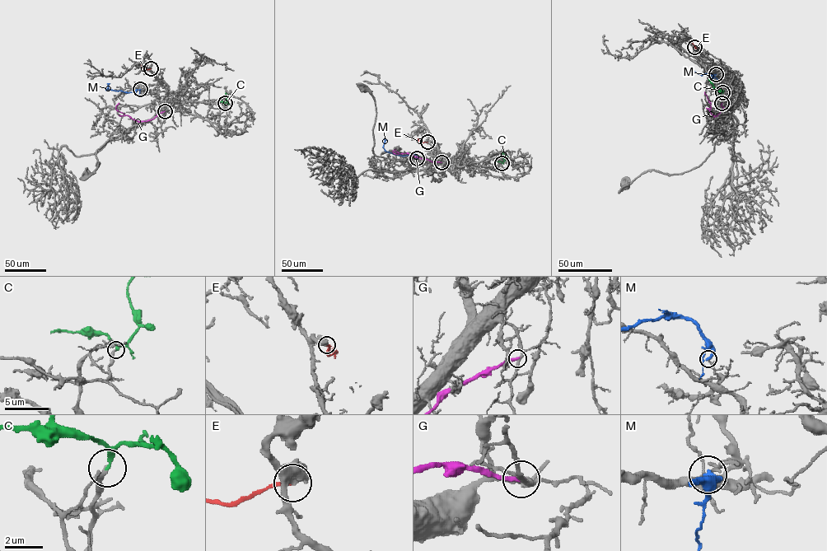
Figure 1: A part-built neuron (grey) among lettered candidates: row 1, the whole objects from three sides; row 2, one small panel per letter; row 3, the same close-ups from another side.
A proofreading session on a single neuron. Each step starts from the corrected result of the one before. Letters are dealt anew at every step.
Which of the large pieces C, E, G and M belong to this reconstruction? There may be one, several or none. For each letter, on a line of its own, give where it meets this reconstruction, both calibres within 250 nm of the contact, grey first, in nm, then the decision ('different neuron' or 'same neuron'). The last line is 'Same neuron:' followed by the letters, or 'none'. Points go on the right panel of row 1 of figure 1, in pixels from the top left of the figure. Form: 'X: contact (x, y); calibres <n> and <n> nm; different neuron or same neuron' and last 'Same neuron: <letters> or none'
C: contact (722, 92); calibres 220 and 200 nm; same neuron
E: contact (694, 47); calibres 600 and 190 nm; different neuron
G: contact (721, 103); calibres 220 and 240 nm; different neuron
M: contact (716, 74); calibres 150 and 260 nm; different neuron
Same neuron: C

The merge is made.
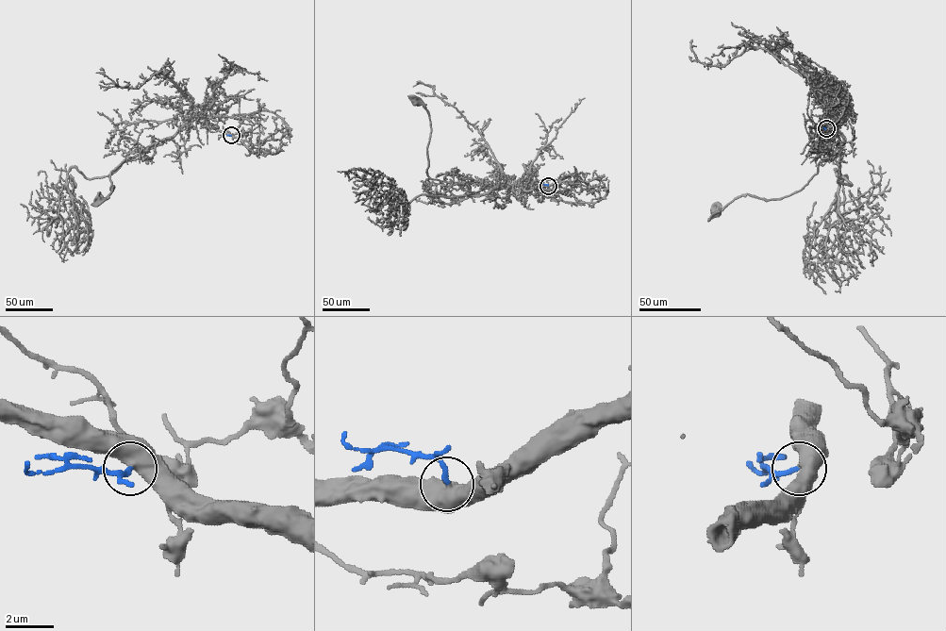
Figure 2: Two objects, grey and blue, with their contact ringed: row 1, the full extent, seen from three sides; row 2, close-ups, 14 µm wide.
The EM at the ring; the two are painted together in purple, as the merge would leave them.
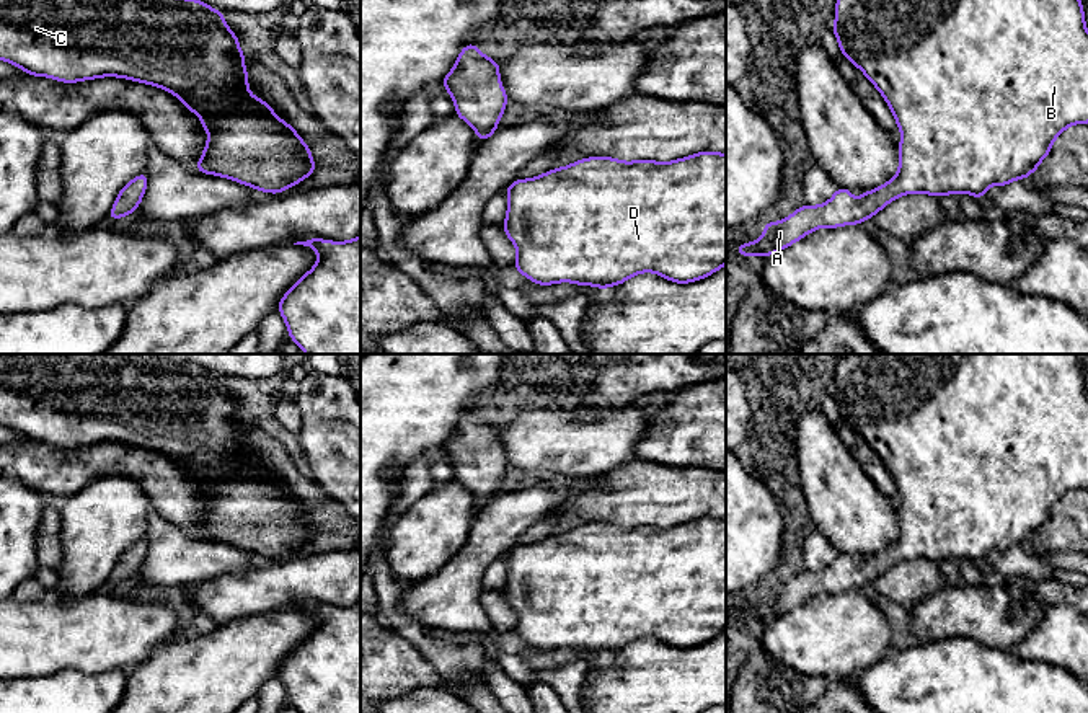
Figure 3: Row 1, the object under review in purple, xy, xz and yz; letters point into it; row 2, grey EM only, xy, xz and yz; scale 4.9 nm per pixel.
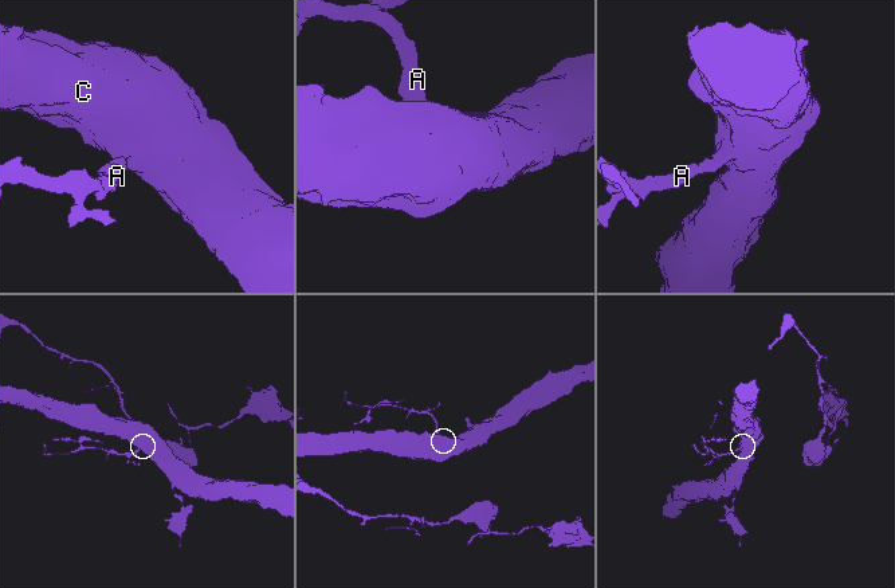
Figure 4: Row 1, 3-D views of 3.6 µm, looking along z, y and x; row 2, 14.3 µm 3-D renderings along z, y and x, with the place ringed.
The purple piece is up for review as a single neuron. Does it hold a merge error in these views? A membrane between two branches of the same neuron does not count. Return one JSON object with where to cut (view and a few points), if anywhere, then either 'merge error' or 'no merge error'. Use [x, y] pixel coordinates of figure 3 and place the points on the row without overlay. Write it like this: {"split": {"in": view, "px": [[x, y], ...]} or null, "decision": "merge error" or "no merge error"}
{"split": null, "decision": "no merge error"}

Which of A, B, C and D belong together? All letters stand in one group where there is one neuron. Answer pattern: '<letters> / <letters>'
A B C D

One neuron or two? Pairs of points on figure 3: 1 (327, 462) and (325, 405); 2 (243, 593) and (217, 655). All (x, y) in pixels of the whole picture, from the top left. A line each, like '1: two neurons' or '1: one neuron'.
1: one neuron
2: two neurons

